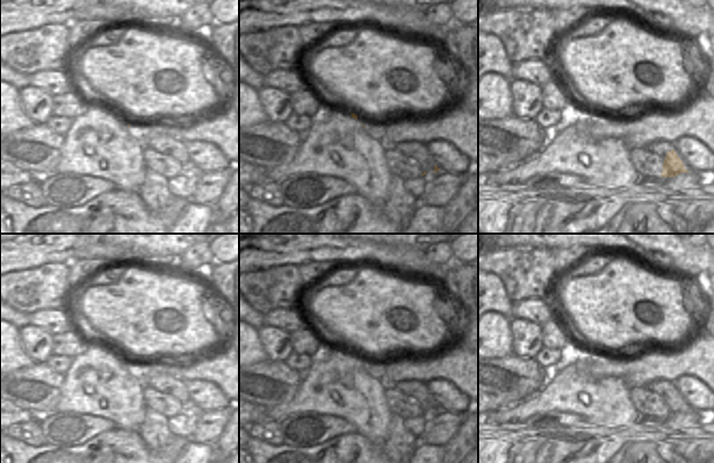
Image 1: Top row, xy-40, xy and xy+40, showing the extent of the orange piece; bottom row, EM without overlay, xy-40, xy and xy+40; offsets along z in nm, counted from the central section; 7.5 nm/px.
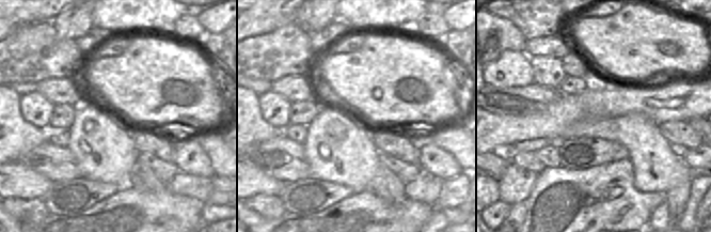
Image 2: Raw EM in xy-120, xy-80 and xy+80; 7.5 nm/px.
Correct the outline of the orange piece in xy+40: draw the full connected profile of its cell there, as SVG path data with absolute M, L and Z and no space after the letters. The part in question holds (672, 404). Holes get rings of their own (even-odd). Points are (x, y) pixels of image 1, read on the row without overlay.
M672 388L667 392L665 400L663 402L662 416L675 416L681 412L689 412L685 406L682 399L678 396L676 390Z

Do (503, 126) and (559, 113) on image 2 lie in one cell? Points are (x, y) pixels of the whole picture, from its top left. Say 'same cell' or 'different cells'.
same cell

